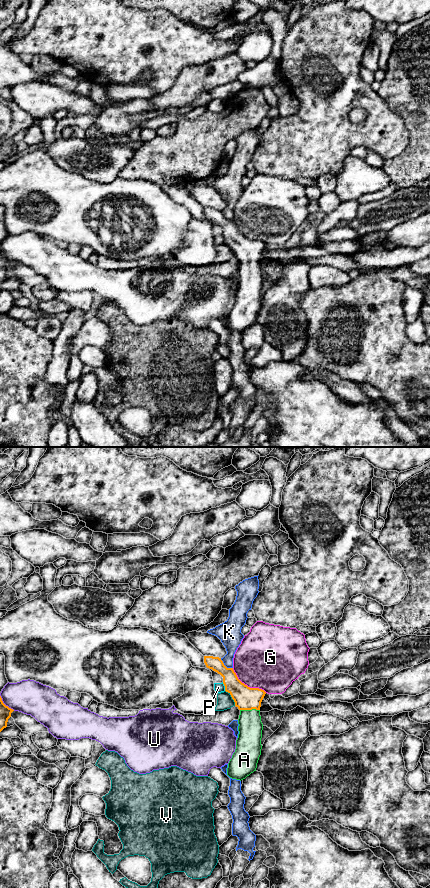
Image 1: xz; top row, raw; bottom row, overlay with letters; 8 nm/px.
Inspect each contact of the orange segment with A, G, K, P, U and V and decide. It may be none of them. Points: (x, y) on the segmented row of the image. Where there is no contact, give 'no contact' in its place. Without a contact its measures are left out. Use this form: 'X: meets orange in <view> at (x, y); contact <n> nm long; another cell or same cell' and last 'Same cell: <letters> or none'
A: meets orange in xz at (249, 709); contact 160 nm long; same cell
G: meets orange in xz at (246, 685); contact 340 nm long; another cell
K: meets orange in xz at (224, 665); contact 130 nm long; another cell
P: meets orange in xz at (224, 685); contact 80 nm long; another cell
U: meets orange in xz at (4, 704); contact 170 nm long; another cell
V: meets orange in xz at (232, 698); contact 150 nm long; another cell
Same cell: A

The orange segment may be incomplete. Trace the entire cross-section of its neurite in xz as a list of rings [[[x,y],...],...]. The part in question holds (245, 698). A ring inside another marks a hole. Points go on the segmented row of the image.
[[[204,656],[204,663],[207,668],[223,677],[225,691],[231,695],[235,706],[240,710],[239,734],[235,752],[228,763],[227,775],[241,781],[256,771],[261,755],[263,724],[260,707],[266,692],[242,683],[233,668],[227,668],[219,657]]]

